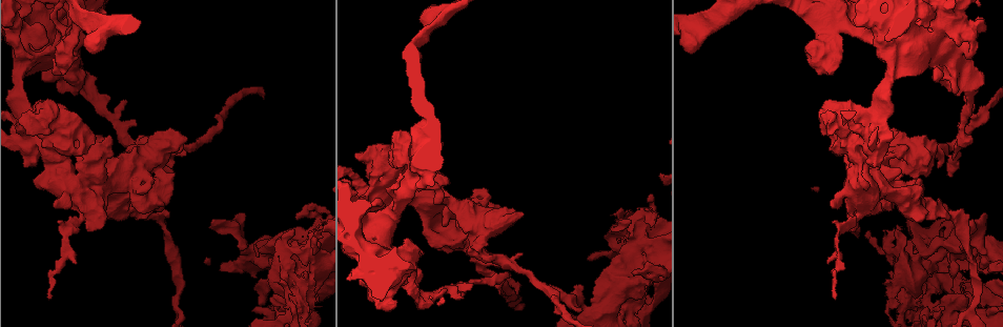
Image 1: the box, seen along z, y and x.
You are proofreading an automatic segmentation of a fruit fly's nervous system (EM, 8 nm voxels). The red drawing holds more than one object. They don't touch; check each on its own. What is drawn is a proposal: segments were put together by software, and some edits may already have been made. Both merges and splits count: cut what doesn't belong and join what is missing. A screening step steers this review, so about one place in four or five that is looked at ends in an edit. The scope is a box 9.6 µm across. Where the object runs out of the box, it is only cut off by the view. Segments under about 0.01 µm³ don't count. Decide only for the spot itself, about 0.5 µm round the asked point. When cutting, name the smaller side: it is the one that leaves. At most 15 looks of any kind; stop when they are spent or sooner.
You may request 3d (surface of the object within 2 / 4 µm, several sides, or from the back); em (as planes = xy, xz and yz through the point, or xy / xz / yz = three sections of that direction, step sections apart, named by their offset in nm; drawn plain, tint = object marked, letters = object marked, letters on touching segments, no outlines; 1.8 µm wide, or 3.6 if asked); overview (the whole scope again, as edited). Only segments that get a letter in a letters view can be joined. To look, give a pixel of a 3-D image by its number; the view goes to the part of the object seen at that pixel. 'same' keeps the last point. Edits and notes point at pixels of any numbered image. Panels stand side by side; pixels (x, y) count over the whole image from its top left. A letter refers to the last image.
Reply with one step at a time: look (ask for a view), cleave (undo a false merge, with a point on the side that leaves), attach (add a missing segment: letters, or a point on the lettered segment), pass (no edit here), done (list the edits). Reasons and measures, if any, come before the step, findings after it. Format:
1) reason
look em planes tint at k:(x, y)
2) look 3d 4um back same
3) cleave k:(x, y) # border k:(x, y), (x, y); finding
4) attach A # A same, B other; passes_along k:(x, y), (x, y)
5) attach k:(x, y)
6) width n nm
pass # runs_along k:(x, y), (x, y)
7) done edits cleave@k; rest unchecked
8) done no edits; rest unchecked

sharp bend
look em 3.6um planes letters at 1:(417, 163)

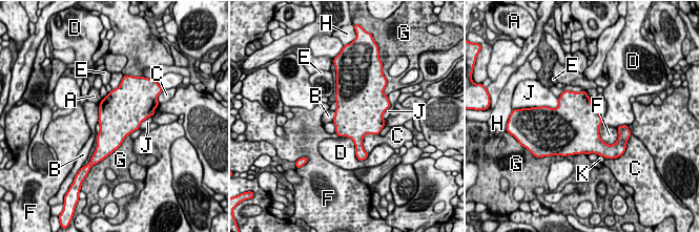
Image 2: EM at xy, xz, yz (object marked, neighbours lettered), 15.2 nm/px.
pass # A other, B other, C other, D other, E other, F other, G other, H other, J other, K other; border 2:(99, 105), (99, 119), (97, 122); continuous, no second cell

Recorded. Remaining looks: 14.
look em planes letters at 1:(937, 152)

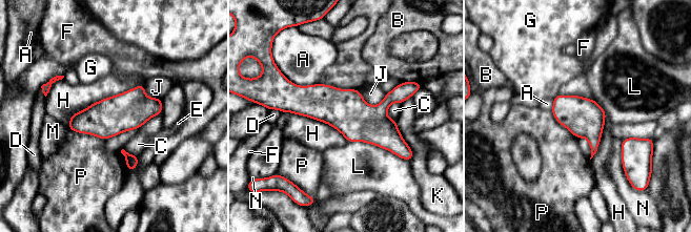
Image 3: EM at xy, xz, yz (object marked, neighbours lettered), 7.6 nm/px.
pass # A other, B other, C other, D other, E other, F other, G other, H other, J other, K other, L other, M other, N other, P other; all the same cell

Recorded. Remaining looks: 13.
sudden change in width
look 3d 4um at 1:(114, 170)

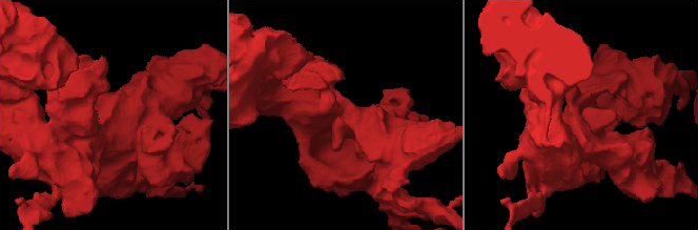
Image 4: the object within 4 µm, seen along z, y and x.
look em xy step 16 letters at 4:(347, 114)

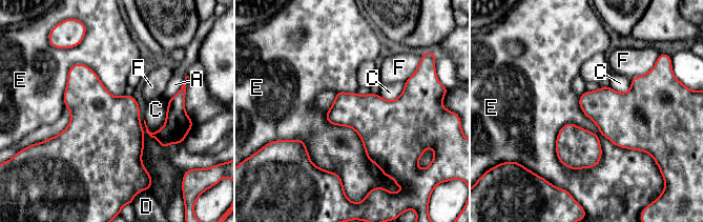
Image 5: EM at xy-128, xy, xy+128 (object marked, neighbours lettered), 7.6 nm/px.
pass # A other, C other, D other, E other, F other; border 5:(563, 124), (597, 137), (596, 166); continuous, no second cell

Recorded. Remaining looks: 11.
narrows sharply
look em 3.6um planes tint at 1:(592, 314)

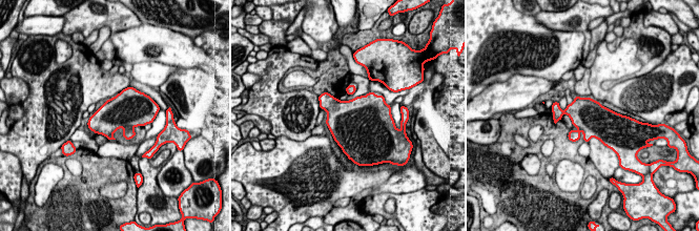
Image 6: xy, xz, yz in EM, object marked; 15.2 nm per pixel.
what lies round it
look em 3.6um planes letters same

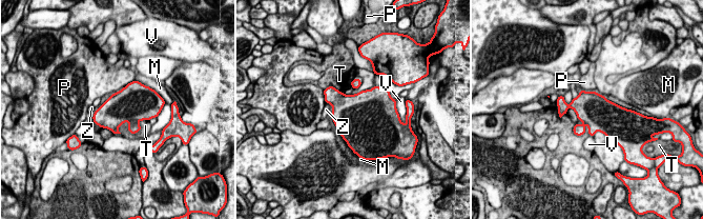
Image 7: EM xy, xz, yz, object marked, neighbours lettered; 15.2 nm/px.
pass # M other, P other, T other, V other, Z other; border 7:(572, 128), (590, 135); all the same cell

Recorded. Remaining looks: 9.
touches itself
look 3d 4um at 1:(64, 191)

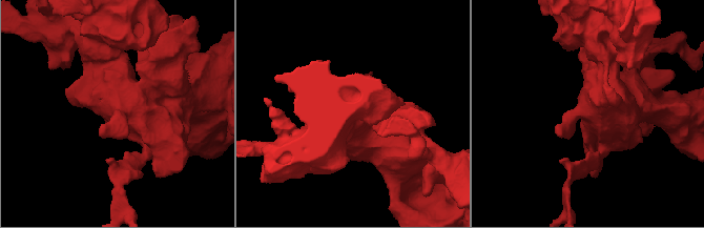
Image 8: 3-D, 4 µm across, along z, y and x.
look em 3.6um yz step 16 tint at 8:(587, 110)

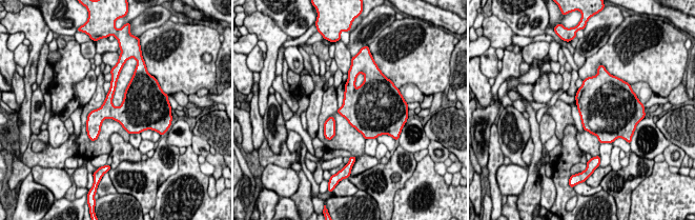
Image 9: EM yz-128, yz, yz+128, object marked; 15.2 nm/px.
look em 3.6um planes letters same

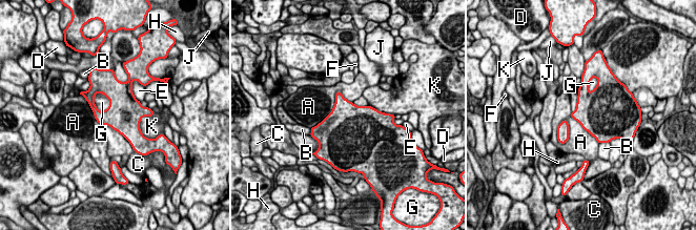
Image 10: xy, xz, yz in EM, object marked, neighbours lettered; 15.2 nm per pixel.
pass # A other, B other, C other, D other, E other, F other, G other, H other, J other, K other; border 10:(98, 91), (94, 103), (103, 111); continuous, no second cell

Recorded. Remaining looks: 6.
touches itself
look em 3.6um planes tint at 1:(892, 26)

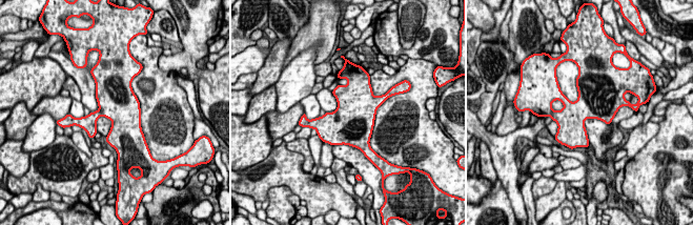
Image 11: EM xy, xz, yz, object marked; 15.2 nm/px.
what lies round it
look em 3.6um planes letters same

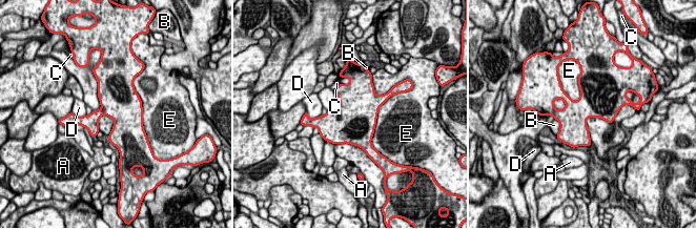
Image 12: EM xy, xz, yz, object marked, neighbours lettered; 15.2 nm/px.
width 420 nm
pass # A other, B other, C other, D other, E other; all the same cell

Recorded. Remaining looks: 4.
done no edits; rest unchecked

